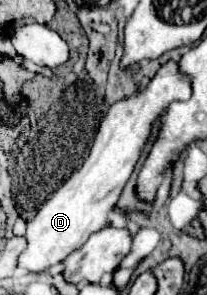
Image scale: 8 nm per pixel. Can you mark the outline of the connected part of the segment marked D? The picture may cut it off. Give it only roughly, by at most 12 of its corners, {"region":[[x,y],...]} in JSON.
{"region":[[167,63],[111,105],[85,163],[27,221],[17,267],[51,269],[107,225],[171,101]]}

